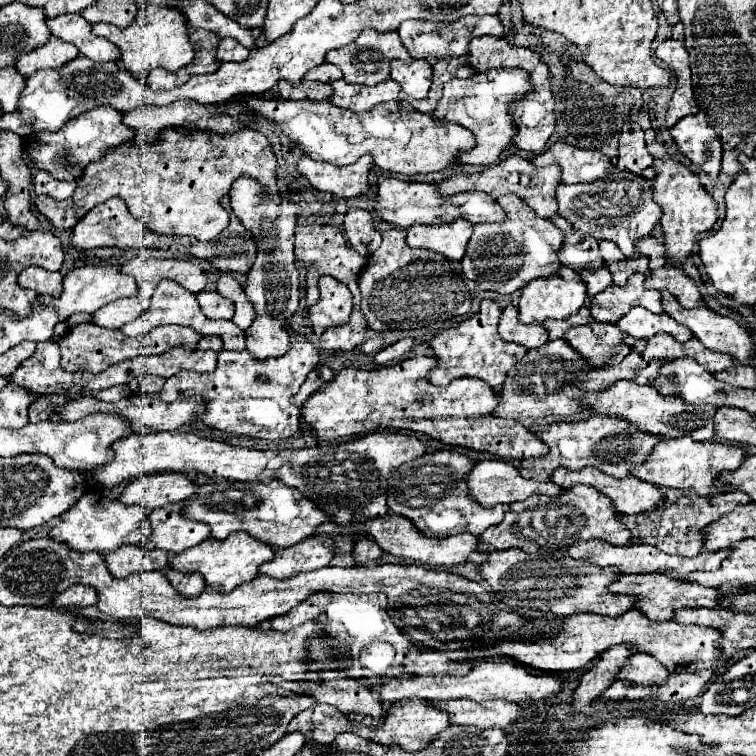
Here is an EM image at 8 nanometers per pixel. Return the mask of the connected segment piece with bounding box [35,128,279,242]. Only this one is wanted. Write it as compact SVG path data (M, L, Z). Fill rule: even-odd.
M243 128L231 136L217 136L199 130L165 130L161 140L143 152L135 140L107 152L99 162L87 166L77 190L65 202L49 196L37 196L37 210L57 228L71 230L91 208L119 196L127 202L131 214L157 234L193 236L197 240L215 240L227 226L229 214L219 200L229 194L233 180L239 176L257 178L271 194L275 194L275 154L269 140L251 128Z

